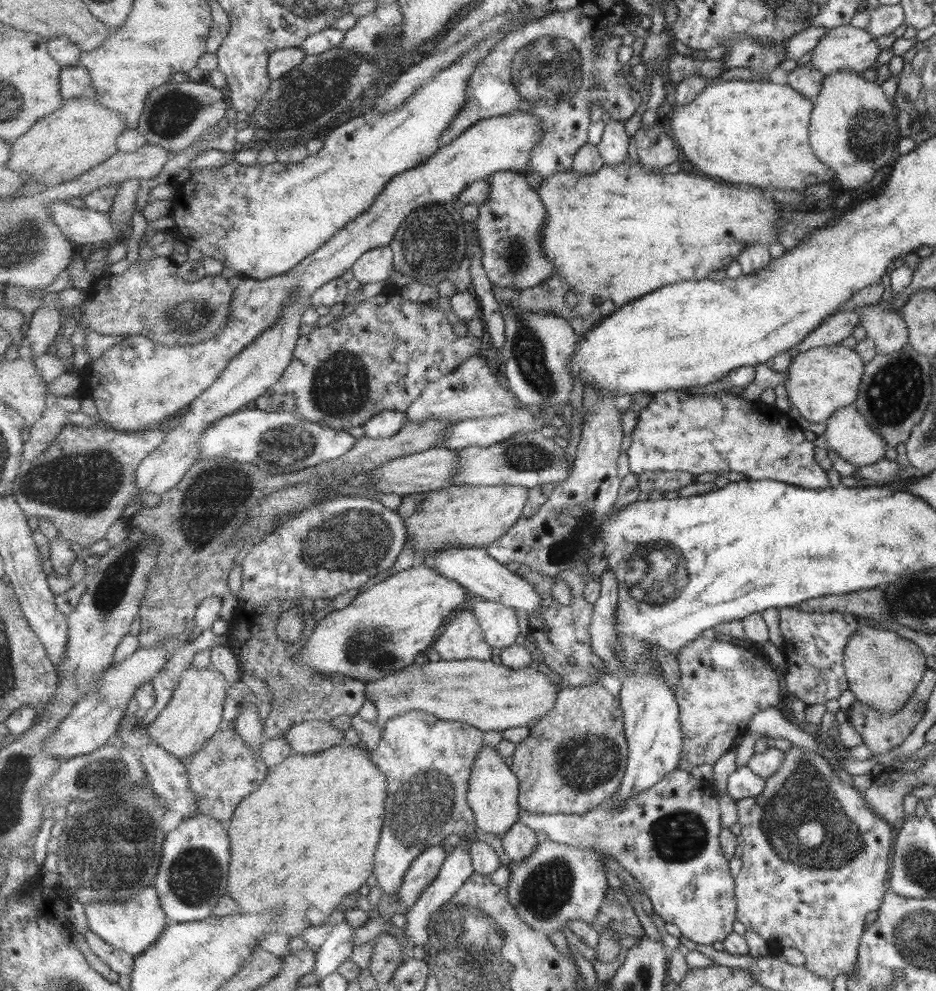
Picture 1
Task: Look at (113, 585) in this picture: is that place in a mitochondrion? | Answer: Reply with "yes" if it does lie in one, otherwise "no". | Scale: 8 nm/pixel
yes

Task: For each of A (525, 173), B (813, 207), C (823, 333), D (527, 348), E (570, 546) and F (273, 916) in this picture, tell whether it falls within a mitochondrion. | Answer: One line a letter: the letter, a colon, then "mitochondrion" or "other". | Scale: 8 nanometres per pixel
A: other
B: other
C: other
D: mitochondrion
E: mitochondrion
F: other

